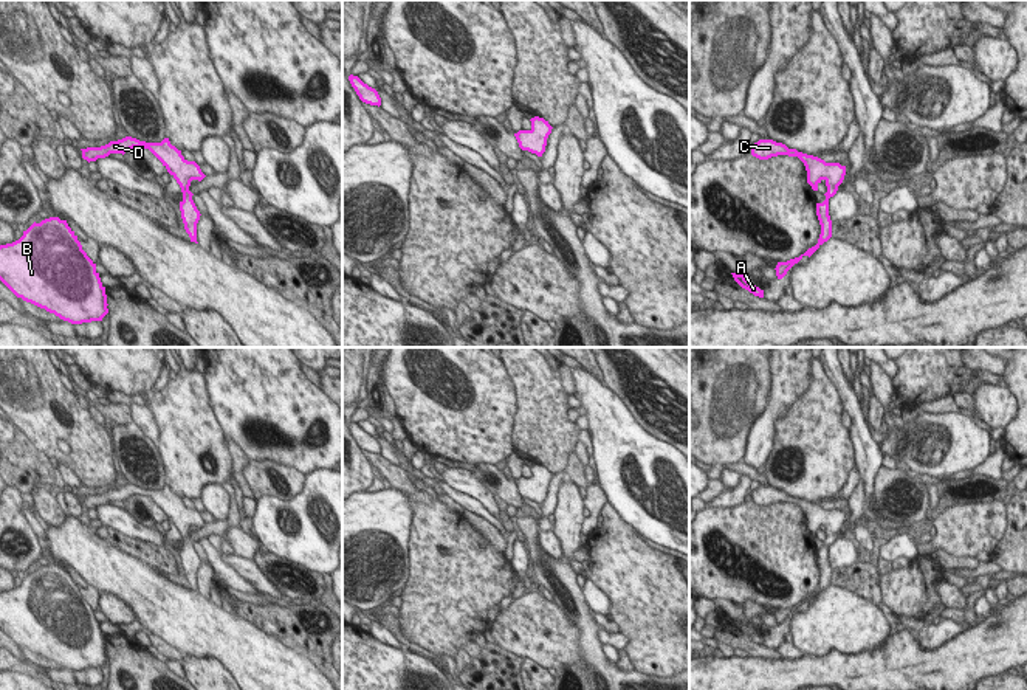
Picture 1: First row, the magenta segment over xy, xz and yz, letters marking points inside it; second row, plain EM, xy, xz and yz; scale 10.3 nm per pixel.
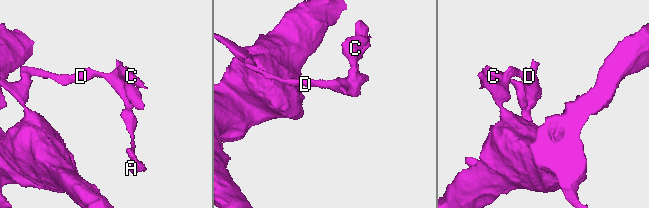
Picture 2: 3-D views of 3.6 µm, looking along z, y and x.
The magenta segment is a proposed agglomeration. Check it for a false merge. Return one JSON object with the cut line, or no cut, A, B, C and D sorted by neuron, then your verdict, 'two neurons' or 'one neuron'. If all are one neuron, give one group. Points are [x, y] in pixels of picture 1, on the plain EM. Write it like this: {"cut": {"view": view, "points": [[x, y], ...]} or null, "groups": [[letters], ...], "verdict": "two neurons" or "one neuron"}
{"cut": null, "groups": [["A", "B", "C", "D"]], "verdict": "one neuron"}

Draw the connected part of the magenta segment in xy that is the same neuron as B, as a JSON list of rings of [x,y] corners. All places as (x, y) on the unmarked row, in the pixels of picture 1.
[[[59,564],[34,569],[19,588],[0,592],[0,628],[17,645],[71,671],[102,668],[108,661],[105,634],[96,611],[82,597],[67,568]]]

